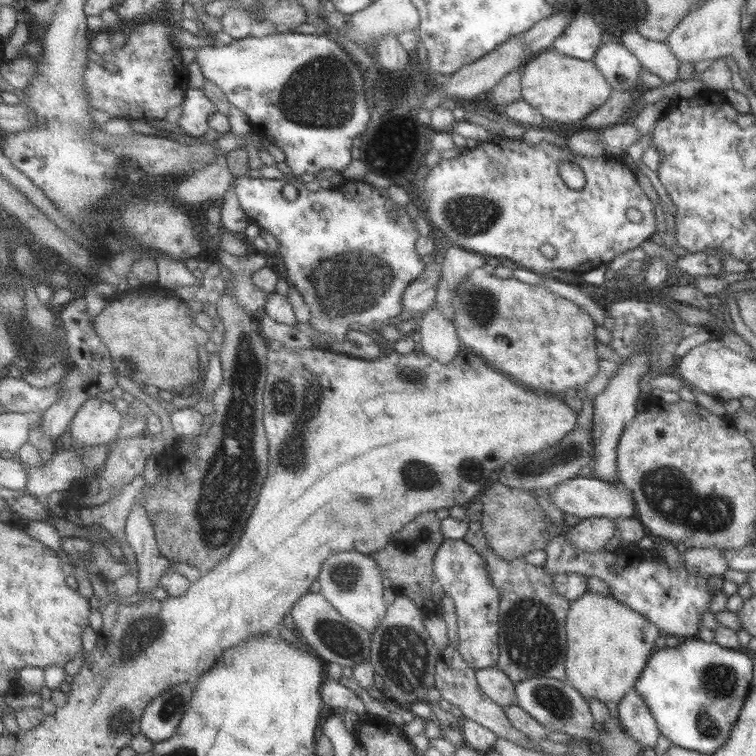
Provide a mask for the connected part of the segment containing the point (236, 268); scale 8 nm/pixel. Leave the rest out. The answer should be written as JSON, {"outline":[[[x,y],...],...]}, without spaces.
{"outline":[[[221,245],[217,246],[216,256],[230,270],[233,277],[235,290],[233,293],[250,314],[255,314],[260,308],[268,306],[270,292],[262,290],[256,284],[254,273],[266,267],[267,256],[271,254],[274,253],[267,251],[266,253],[234,256],[226,252]]]}

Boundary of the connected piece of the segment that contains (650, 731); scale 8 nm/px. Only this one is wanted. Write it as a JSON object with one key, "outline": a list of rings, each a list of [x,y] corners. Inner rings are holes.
{"outline":[[[631,688],[626,696],[617,703],[617,707],[619,723],[623,730],[637,740],[641,746],[654,749],[661,732],[654,715],[636,689]]]}

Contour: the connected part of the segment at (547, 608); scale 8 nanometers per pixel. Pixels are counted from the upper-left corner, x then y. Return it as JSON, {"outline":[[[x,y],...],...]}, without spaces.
{"outline":[[[466,516],[468,530],[464,540],[485,560],[485,567],[492,581],[492,587],[496,588],[499,595],[498,607],[498,644],[499,663],[510,680],[516,684],[534,676],[547,676],[558,680],[566,680],[565,662],[567,653],[566,619],[571,602],[563,596],[554,593],[554,578],[545,571],[542,566],[536,566],[520,557],[514,560],[502,560],[486,542],[482,525],[478,521]]]}

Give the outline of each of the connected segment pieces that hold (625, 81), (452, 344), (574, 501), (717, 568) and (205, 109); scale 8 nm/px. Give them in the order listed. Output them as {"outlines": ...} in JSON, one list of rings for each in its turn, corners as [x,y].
{"outlines":[[[[602,43],[591,61],[613,89],[626,91],[636,86],[642,64],[622,43]]],[[[436,304],[430,306],[418,321],[417,332],[422,338],[418,349],[442,365],[452,363],[461,351],[455,325],[442,316]]],[[[578,475],[555,484],[549,492],[549,500],[563,514],[572,514],[572,516],[578,516],[581,519],[606,517],[615,520],[618,517],[636,517],[635,500],[619,479],[617,482],[604,482],[593,476],[581,477]]],[[[689,548],[681,555],[681,562],[687,570],[701,574],[701,576],[723,576],[727,569],[727,562],[720,548]]],[[[190,87],[184,102],[183,116],[178,124],[187,134],[199,138],[210,130],[210,121],[216,112],[220,112],[220,109],[206,89]]]]}

